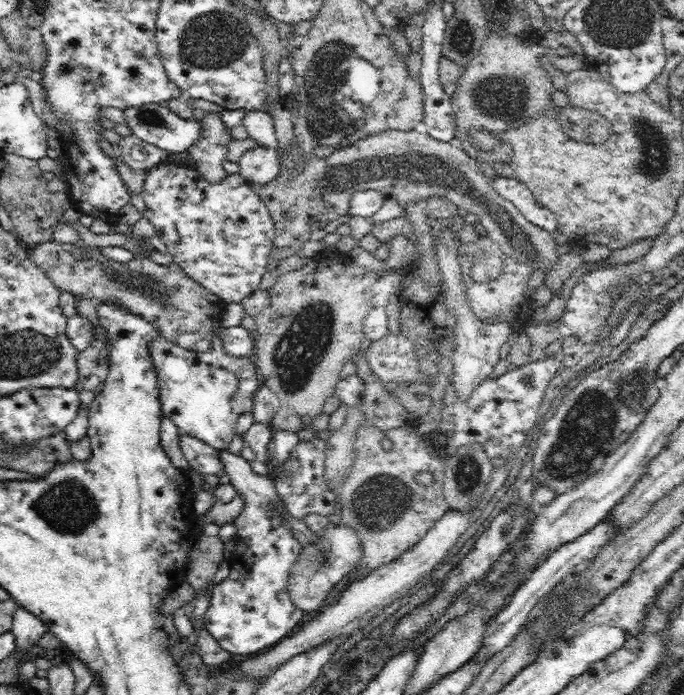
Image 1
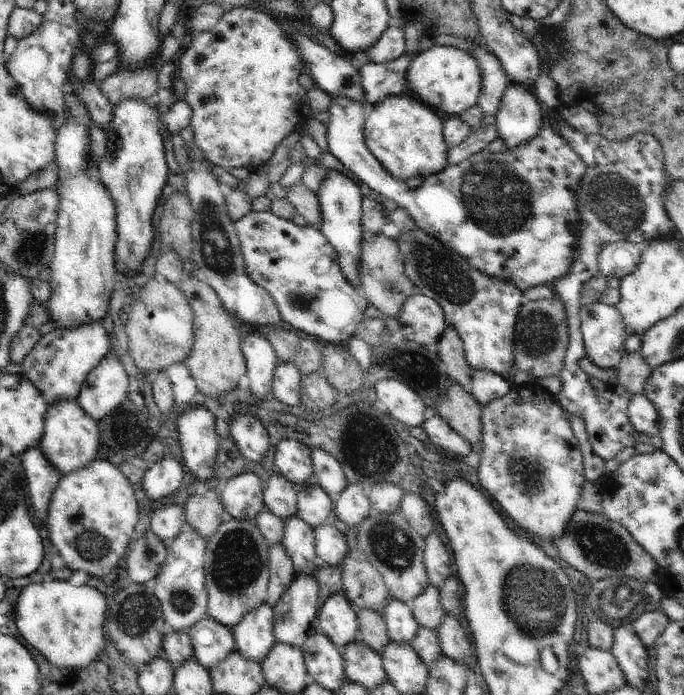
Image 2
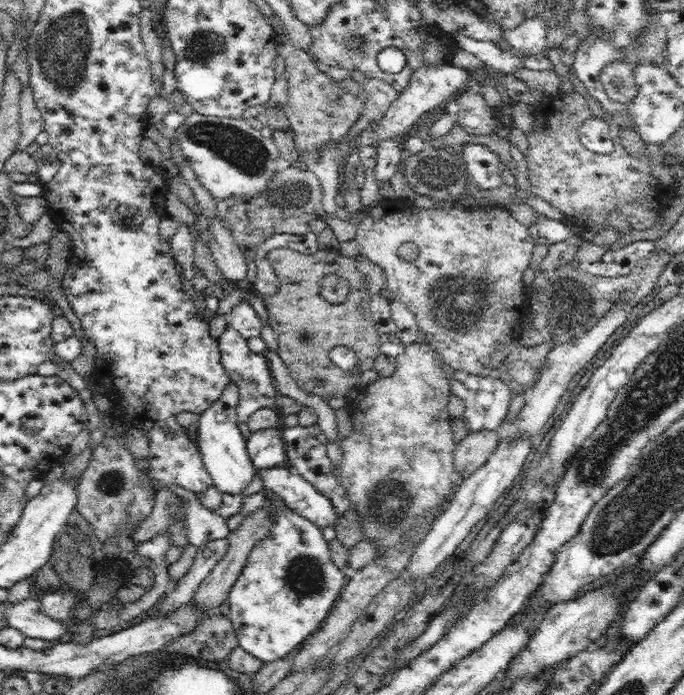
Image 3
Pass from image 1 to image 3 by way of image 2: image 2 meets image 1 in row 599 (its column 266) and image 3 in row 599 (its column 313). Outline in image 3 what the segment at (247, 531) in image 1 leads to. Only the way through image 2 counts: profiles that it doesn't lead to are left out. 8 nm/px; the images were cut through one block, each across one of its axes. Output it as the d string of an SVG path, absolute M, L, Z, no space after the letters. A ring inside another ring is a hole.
M286 503L278 505L273 512L273 525L269 533L252 547L226 601L230 610L229 620L240 648L264 663L291 656L302 645L302 641L314 634L326 620L339 594L343 592L346 581L346 572L342 572L331 559L322 529L290 509Z

